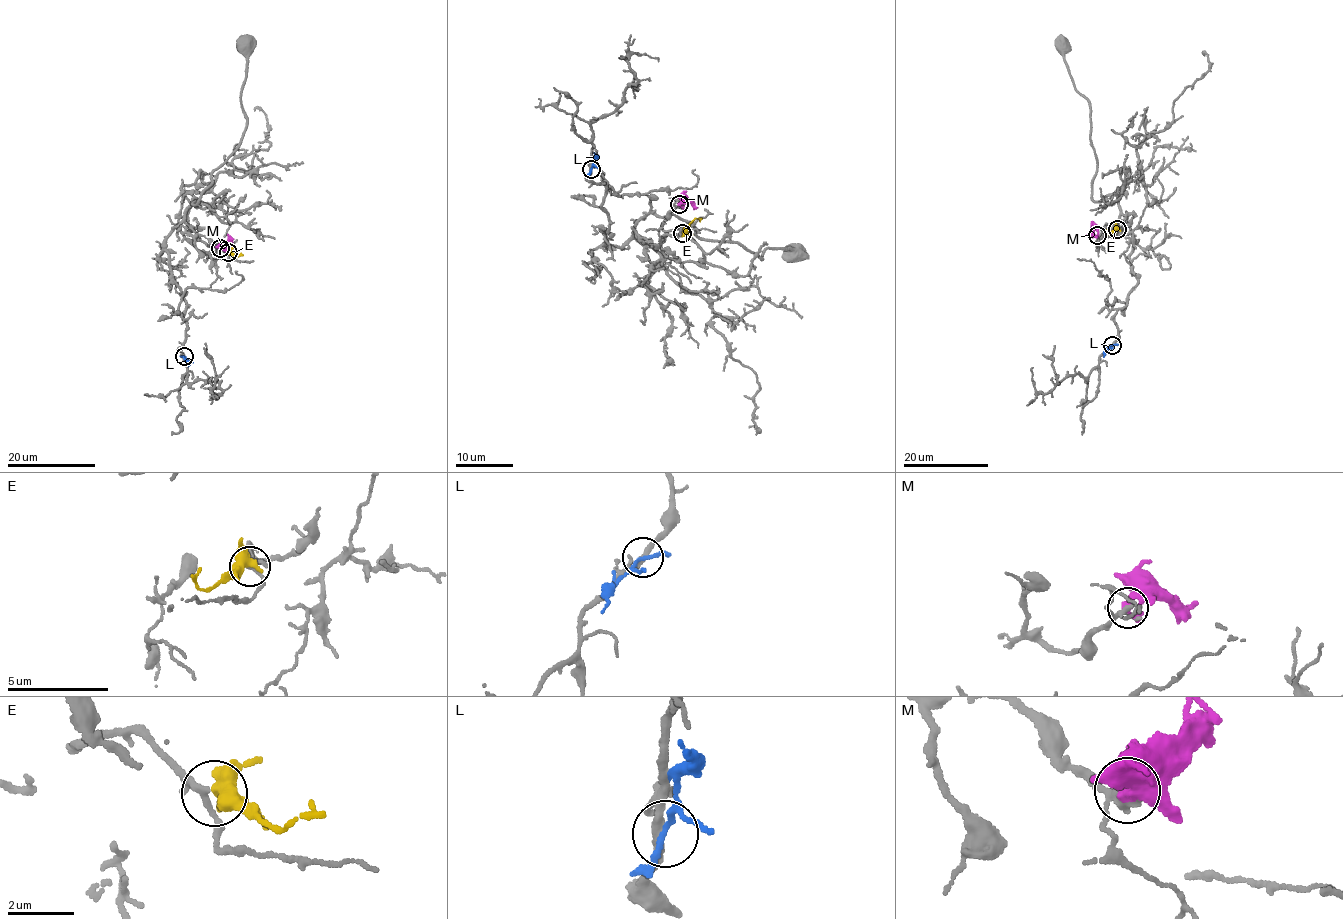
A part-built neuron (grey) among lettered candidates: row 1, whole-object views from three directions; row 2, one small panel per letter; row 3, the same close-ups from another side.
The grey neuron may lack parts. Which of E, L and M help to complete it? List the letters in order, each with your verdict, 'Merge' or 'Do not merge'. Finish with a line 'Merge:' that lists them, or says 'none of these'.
E: Merge
L: Do not merge
M: Do not merge
Merge: E

